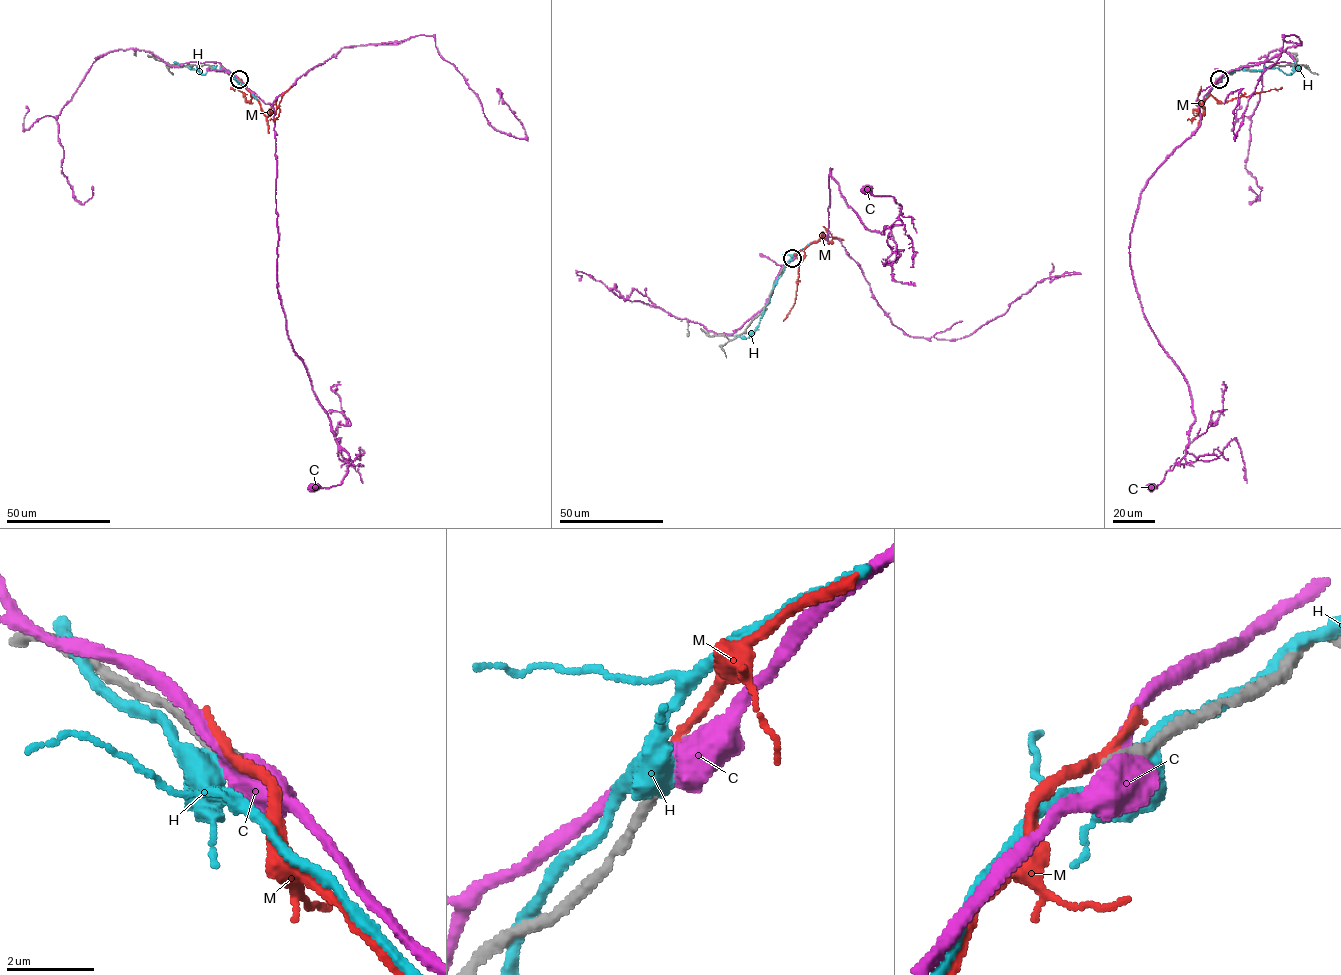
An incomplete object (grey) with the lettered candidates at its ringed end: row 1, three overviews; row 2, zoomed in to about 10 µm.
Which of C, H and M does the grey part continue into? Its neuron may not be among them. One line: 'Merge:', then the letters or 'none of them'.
Merge: none of them

